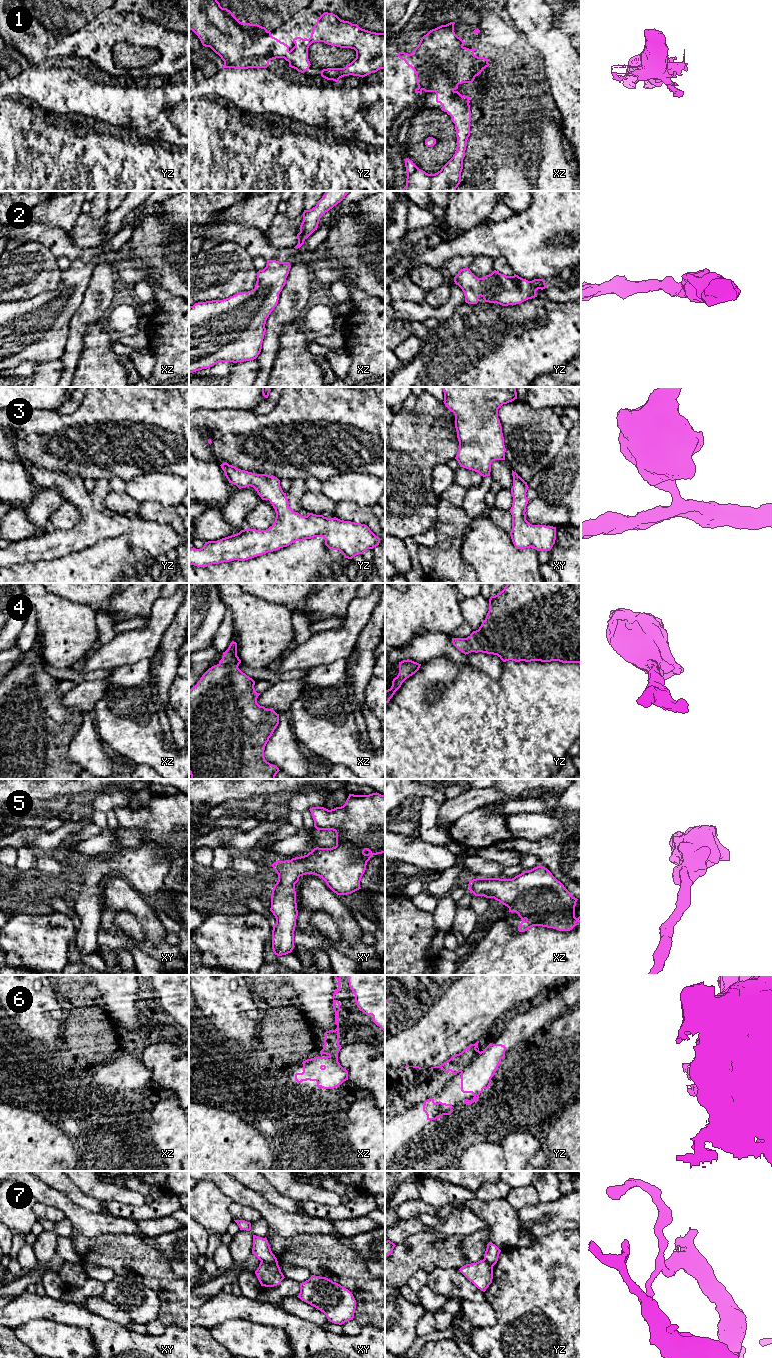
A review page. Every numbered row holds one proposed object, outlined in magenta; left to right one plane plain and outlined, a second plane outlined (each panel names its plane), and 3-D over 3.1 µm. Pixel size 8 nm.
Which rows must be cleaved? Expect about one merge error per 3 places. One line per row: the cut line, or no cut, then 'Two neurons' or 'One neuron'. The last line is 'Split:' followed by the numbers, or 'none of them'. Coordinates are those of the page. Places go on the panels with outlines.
1: No split. One neuron
2: No split. One neuron
3: No split. One neuron
4: No split. One neuron
5: No split. One neuron
6: Split along yz (480, 1052), (460, 1071). Two neurons
7: Split along xy (261, 1261), (277, 1262). Two neurons
Split: 6, 7

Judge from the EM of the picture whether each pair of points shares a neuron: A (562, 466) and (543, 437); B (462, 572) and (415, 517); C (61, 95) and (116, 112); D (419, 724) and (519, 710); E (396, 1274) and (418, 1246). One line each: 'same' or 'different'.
A: different
B: different
C: same
D: same
E: same

